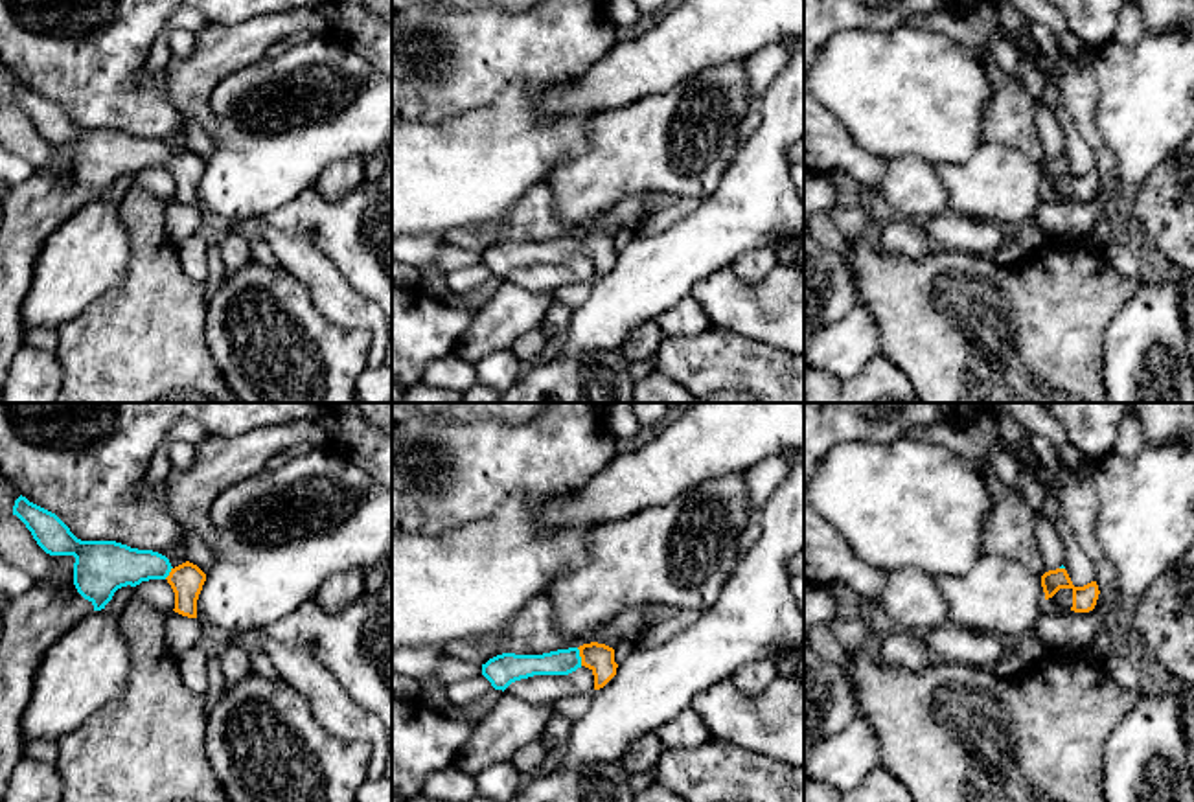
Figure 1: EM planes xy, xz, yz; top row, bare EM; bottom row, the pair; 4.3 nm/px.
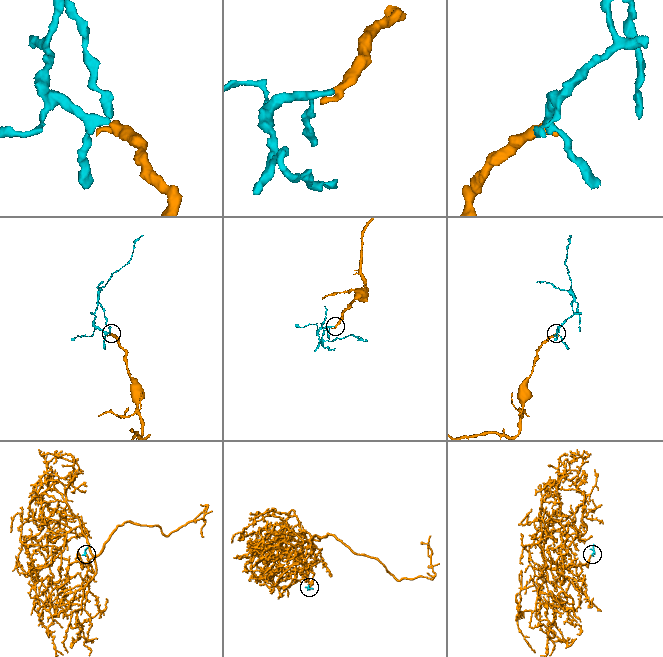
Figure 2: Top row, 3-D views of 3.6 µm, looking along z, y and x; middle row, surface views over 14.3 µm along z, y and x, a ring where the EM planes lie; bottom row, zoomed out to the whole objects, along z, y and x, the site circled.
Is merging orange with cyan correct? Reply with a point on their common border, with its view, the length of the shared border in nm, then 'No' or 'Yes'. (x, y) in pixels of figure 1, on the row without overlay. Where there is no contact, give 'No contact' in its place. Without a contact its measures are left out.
Touches orange at xz (580, 243). Shared border 80 nm. Yes

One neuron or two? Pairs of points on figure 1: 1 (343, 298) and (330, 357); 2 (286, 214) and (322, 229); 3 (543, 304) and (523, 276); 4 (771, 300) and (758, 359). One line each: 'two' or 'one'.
1: two
2: one
3: two
4: two

